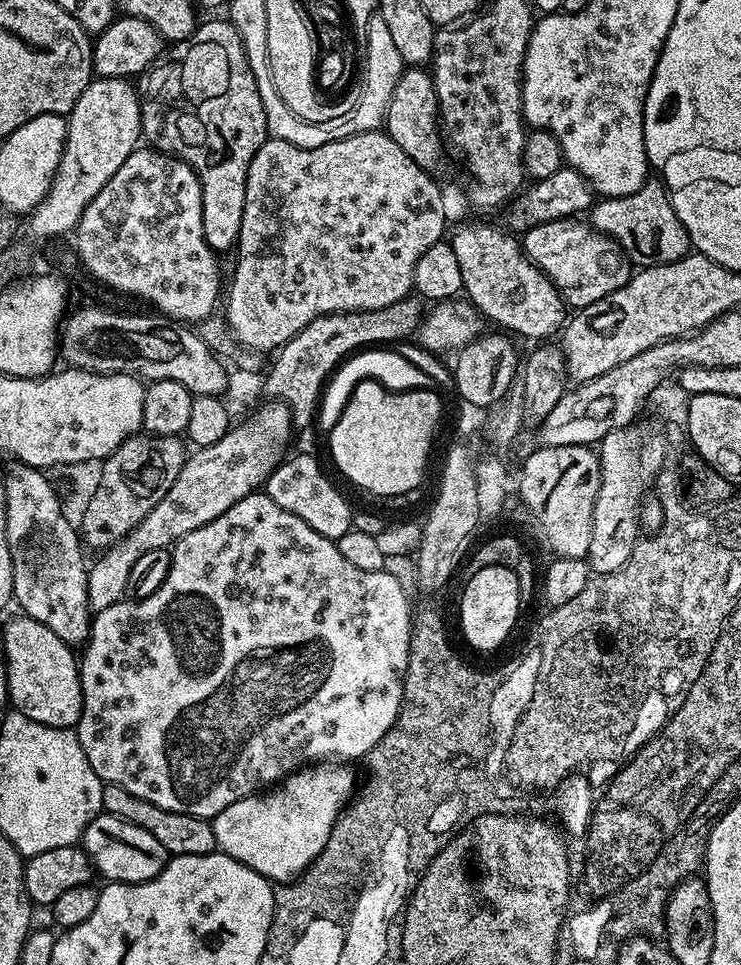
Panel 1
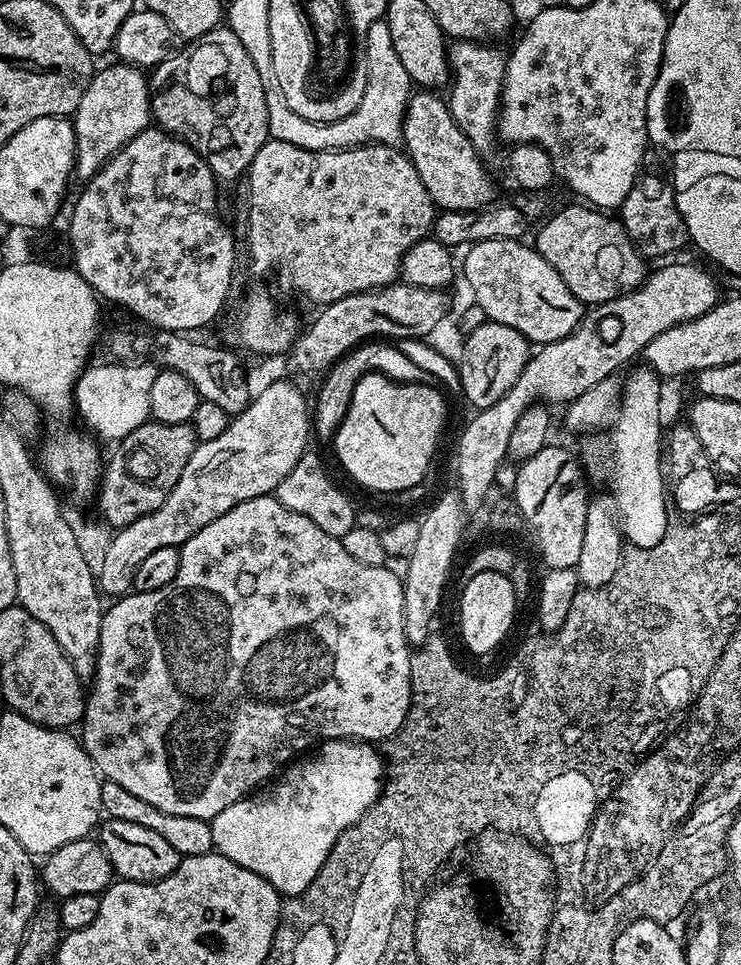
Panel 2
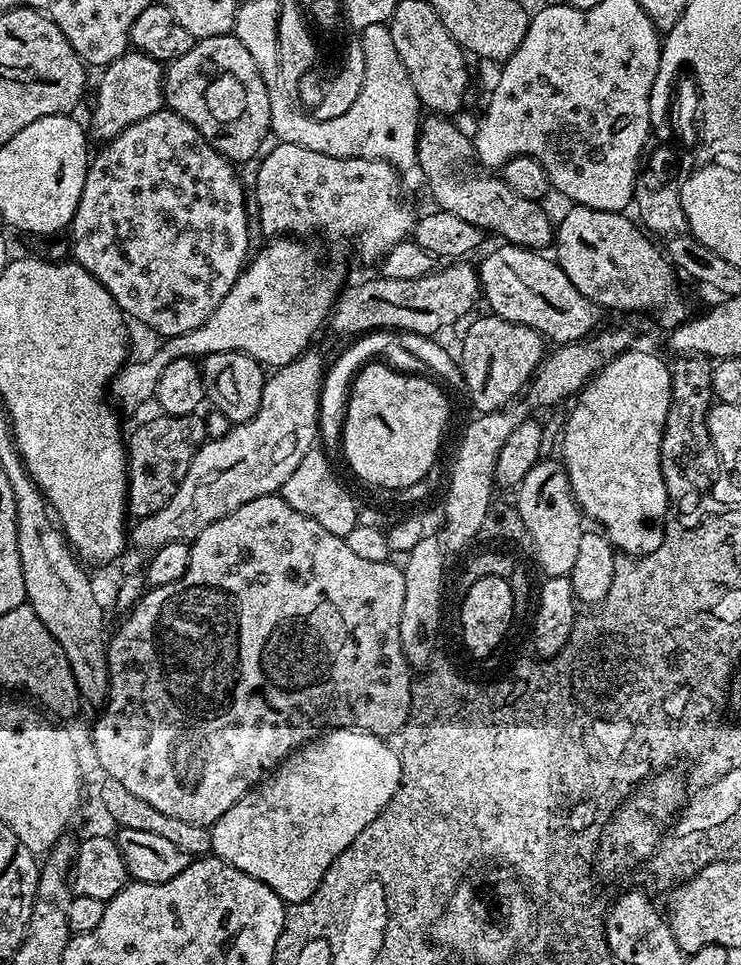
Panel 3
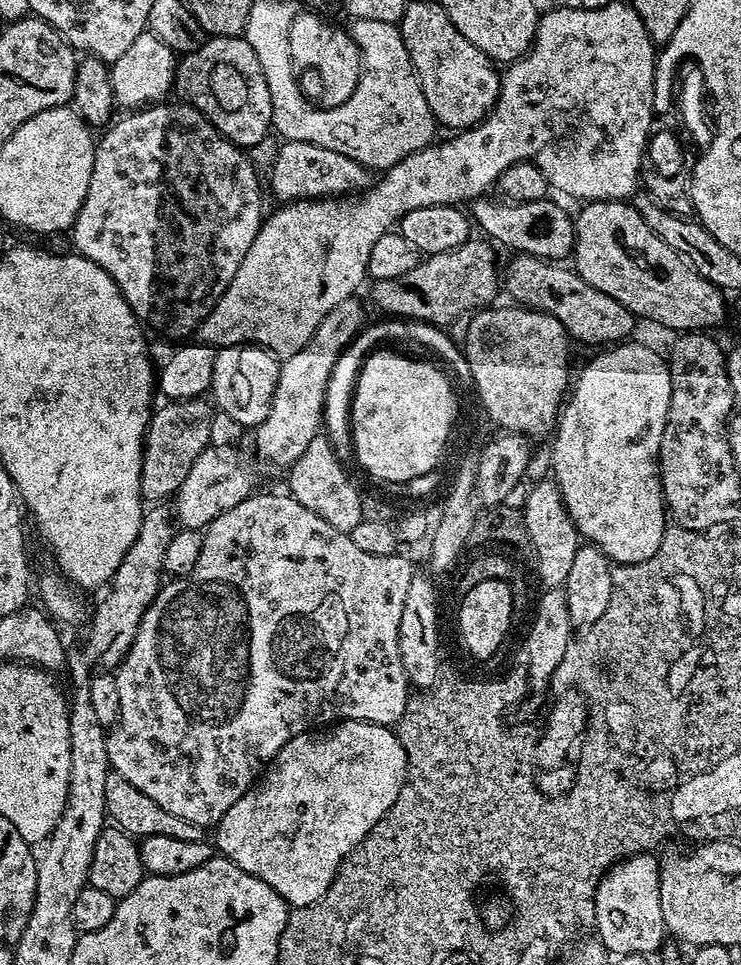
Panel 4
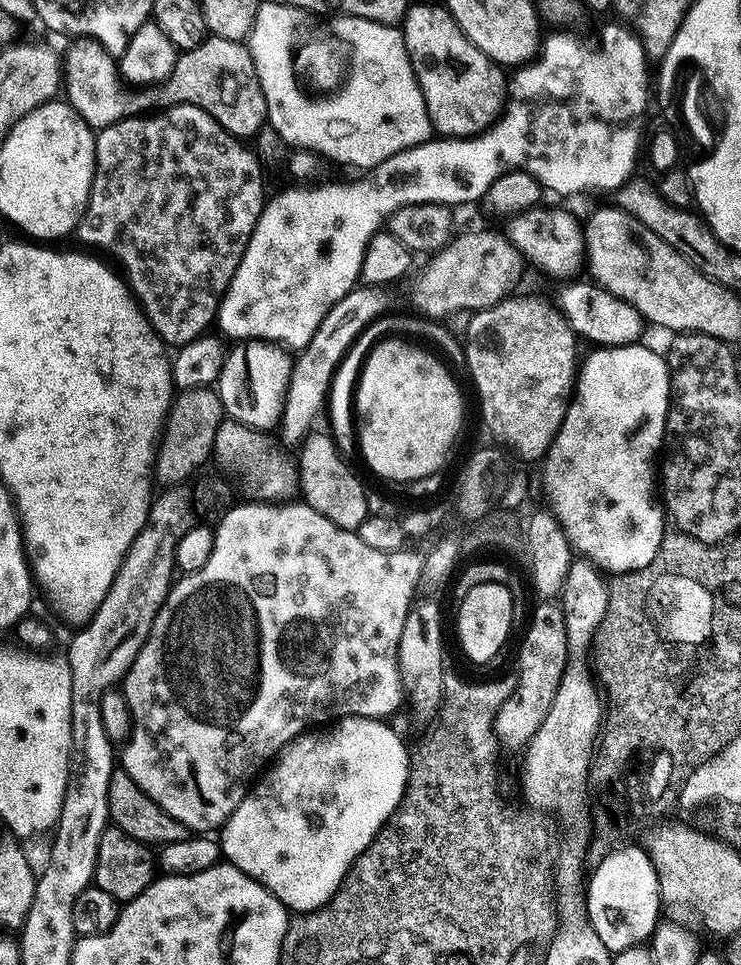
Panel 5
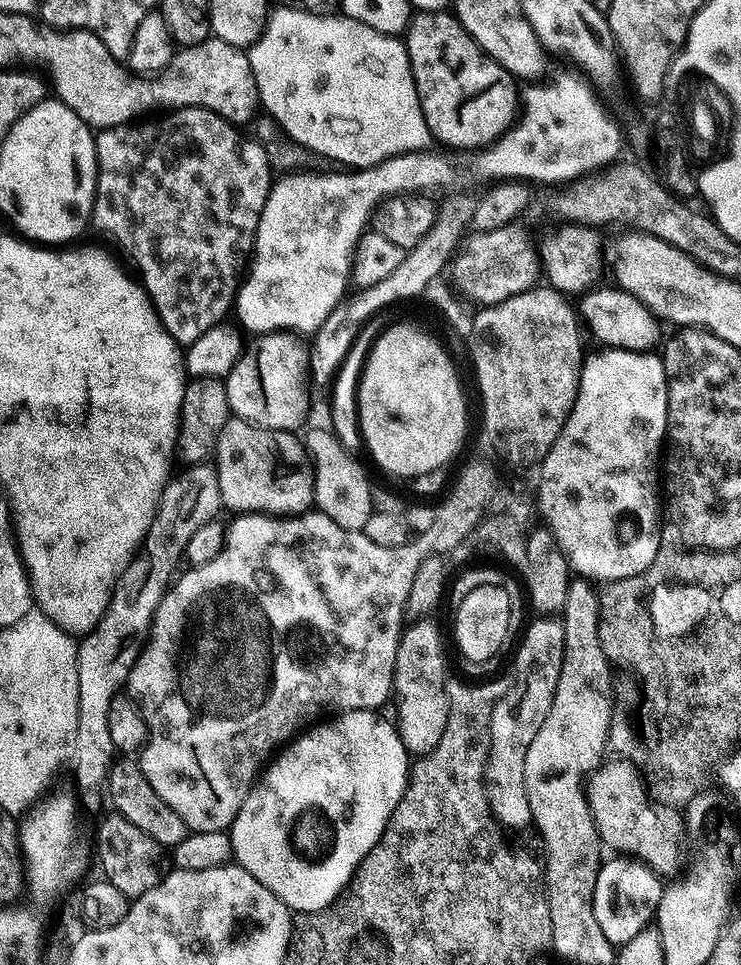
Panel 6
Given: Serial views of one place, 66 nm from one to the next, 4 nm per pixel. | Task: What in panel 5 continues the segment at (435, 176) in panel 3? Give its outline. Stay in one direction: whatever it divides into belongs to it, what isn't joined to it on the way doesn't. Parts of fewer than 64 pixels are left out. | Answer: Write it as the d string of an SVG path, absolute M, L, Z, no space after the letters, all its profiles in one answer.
M537 206L511 217L507 221L506 235L531 265L540 266L554 278L571 279L586 262L587 243L583 225L564 210L544 207Z

